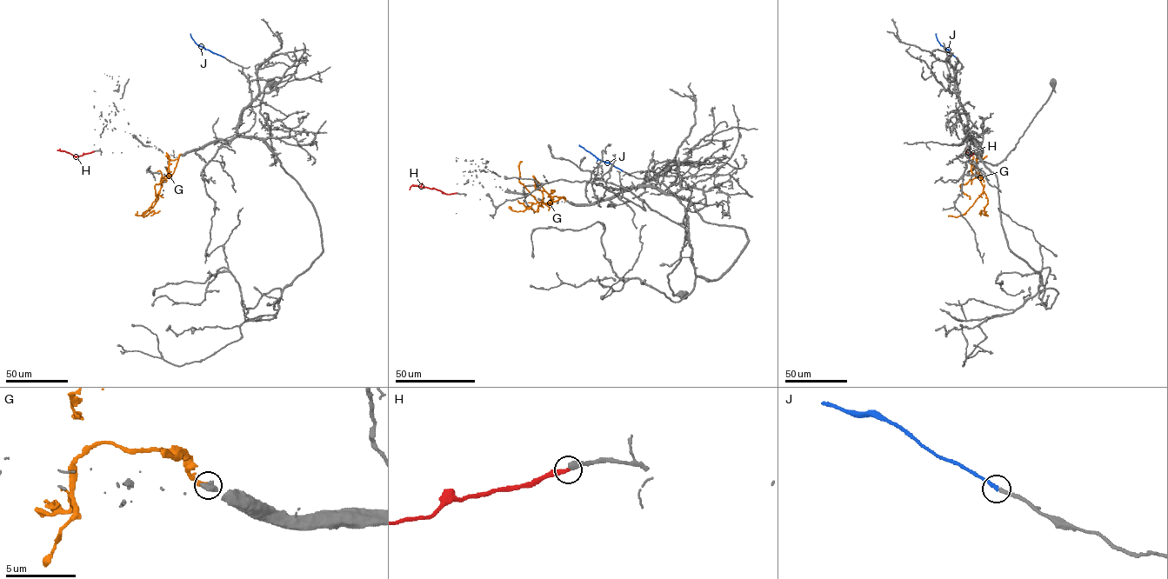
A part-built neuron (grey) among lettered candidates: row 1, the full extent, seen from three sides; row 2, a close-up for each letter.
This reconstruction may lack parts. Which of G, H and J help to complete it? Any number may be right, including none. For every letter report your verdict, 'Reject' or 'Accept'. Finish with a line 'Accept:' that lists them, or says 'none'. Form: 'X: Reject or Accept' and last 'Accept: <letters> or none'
G: Reject
H: Accept
J: Accept
Accept: H, J

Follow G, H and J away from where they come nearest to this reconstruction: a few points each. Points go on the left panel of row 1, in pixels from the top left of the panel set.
G: (181, 154), (174, 171), (161, 179), (158, 195), (145, 216)
H: (94, 151), (74, 156), (57, 150)
J: (224, 57), (197, 44), (190, 34)

